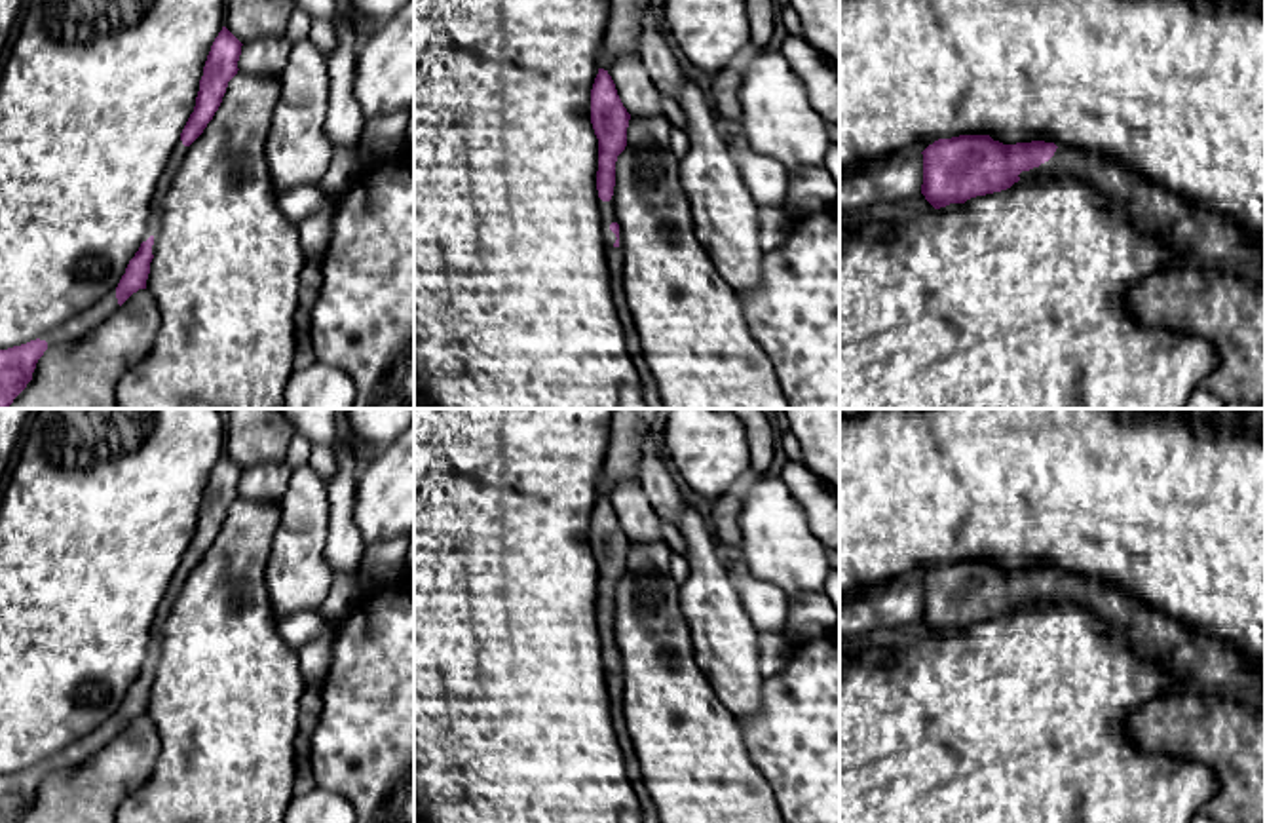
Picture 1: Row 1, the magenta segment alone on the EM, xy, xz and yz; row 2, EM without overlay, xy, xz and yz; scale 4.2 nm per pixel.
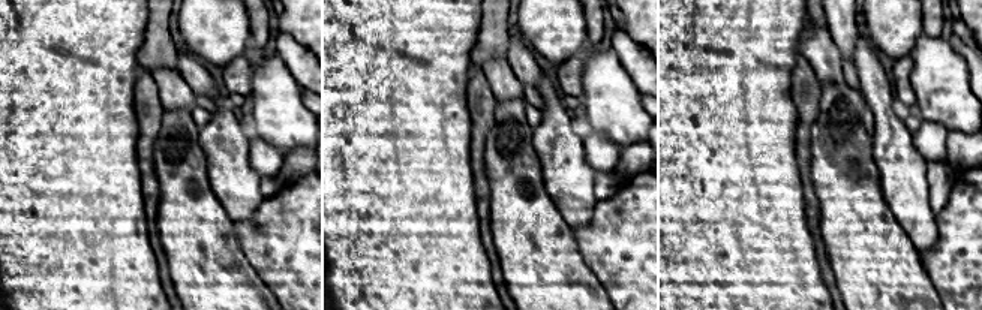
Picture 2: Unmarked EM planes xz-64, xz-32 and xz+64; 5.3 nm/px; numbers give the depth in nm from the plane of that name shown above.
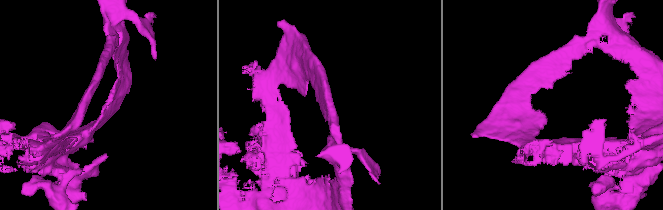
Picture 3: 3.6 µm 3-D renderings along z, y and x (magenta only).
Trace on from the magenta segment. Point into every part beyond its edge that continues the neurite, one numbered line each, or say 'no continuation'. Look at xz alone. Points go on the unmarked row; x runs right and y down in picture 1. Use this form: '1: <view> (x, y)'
1: xz (614, 681)

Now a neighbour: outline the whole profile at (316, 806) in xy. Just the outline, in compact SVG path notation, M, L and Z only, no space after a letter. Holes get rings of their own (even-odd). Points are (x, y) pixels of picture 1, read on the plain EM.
M315 787L291 798L283 823L355 823L355 808L346 796Z

